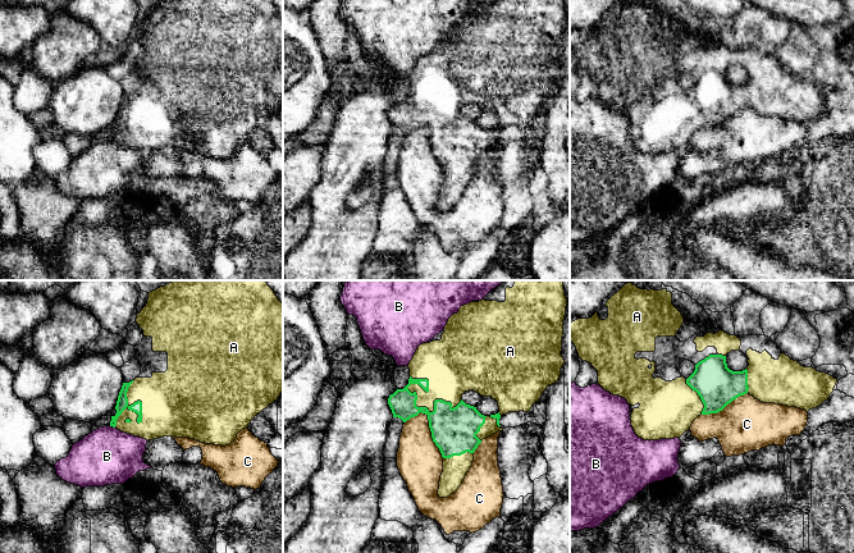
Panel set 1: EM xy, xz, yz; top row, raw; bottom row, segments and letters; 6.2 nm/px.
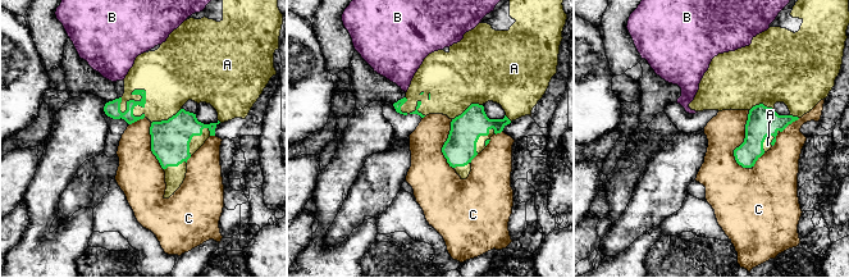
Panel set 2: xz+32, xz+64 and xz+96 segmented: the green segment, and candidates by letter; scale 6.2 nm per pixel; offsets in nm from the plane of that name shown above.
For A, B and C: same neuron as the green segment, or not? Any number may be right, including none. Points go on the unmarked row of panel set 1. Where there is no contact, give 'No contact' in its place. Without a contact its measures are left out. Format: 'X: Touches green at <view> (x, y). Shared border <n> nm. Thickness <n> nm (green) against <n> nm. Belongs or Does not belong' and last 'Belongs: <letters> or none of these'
A: Touches green at xz (416, 110). Shared border 360 nm. Thickness 220 nm (green) against 280 nm. Belongs
B: Touches green at xy (113, 140). Shared border 40 nm. Thickness 80 nm (green) against 360 nm. Does not belong
C: Touches green at xz (432, 149). Shared border 320 nm. Thickness 280 nm (green) against 280 nm. Does not belong
Belongs: A

